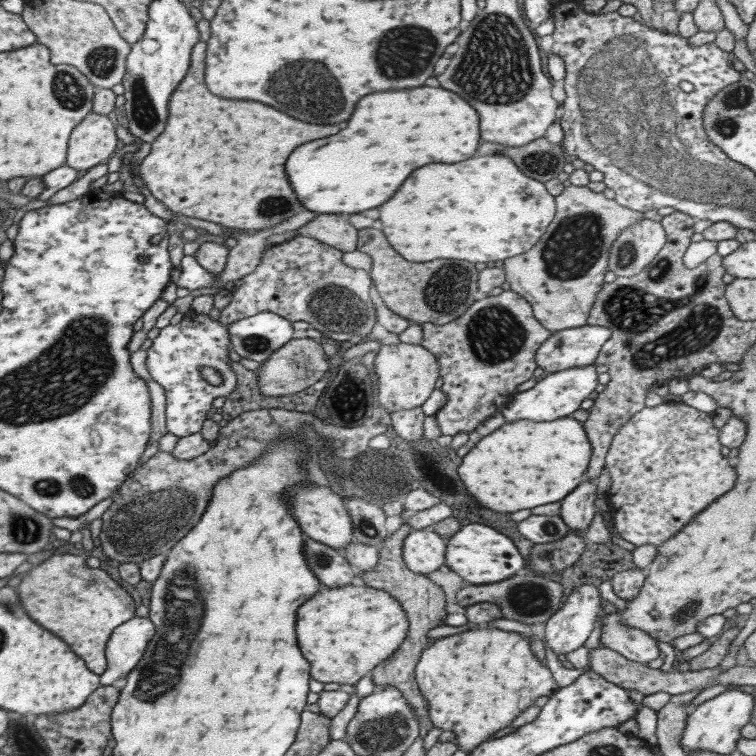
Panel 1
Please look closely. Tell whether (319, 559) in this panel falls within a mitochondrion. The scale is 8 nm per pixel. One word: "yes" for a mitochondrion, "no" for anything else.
yes

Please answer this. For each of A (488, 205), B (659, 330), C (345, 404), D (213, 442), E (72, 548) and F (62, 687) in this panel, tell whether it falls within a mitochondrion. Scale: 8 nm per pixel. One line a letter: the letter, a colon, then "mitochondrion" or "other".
A: other
B: mitochondrion
C: mitochondrion
D: other
E: other
F: other

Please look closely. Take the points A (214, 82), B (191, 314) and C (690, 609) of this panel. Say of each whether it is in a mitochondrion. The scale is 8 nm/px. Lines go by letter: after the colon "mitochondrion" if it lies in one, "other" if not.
A: other
B: other
C: mitochondrion

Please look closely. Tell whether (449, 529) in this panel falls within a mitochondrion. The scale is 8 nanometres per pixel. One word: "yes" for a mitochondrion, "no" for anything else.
no

